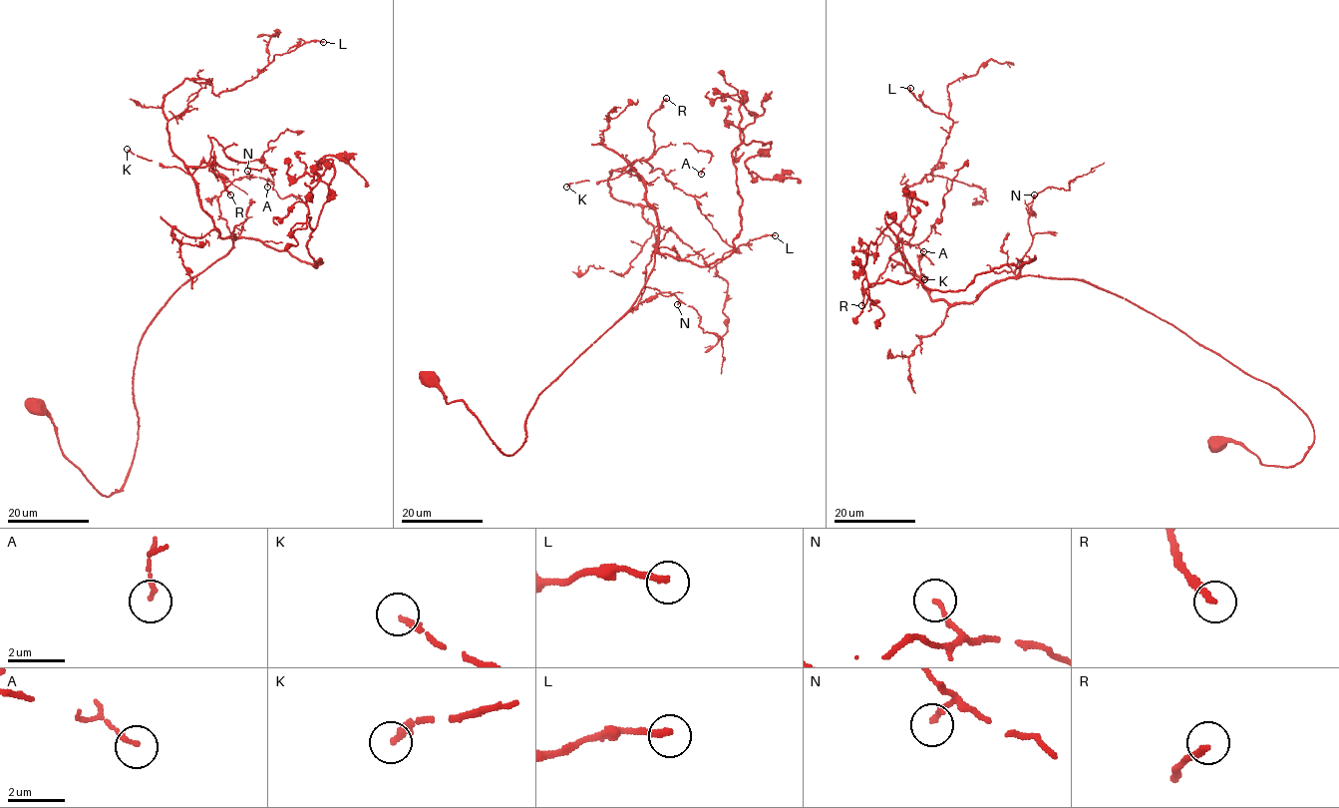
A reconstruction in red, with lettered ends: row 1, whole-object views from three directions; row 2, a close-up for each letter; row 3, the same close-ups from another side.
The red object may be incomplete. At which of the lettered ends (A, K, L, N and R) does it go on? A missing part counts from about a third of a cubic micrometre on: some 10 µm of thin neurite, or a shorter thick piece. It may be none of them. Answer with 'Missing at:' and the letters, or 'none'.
Missing at: K

